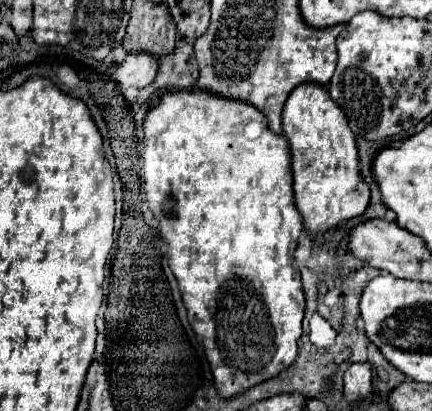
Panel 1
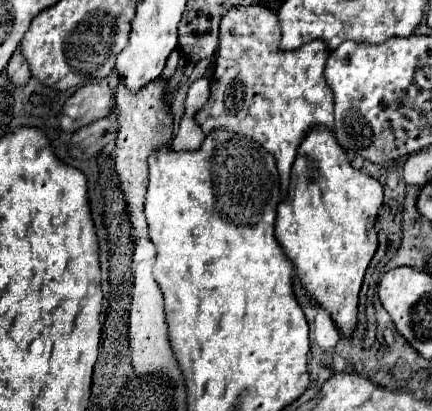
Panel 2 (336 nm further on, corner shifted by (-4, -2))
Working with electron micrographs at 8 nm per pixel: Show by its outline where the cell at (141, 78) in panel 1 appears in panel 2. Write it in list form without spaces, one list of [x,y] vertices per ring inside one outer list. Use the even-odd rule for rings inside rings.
[[[108,80],[86,84],[66,100],[60,114],[60,128],[66,132],[76,132],[78,128],[92,124],[94,120],[108,116],[112,106],[114,102]]]

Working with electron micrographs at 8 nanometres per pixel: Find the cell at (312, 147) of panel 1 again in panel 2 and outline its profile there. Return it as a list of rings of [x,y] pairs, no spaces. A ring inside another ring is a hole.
[[[312,126],[298,146],[288,198],[276,210],[276,238],[294,262],[306,292],[316,296],[346,336],[356,326],[358,292],[378,246],[374,224],[380,210],[382,184],[350,164],[330,128]]]

